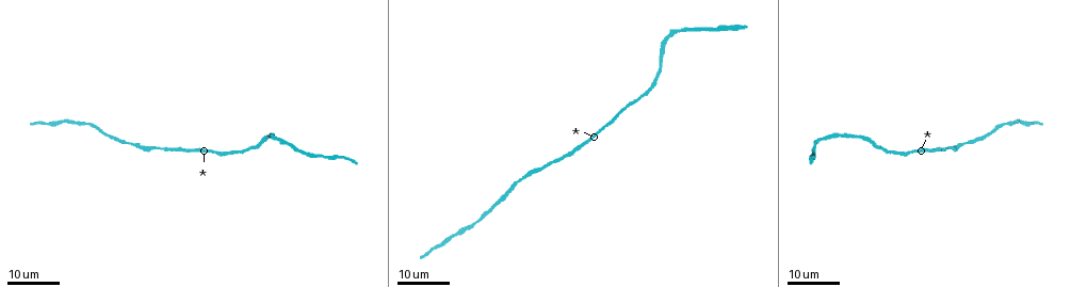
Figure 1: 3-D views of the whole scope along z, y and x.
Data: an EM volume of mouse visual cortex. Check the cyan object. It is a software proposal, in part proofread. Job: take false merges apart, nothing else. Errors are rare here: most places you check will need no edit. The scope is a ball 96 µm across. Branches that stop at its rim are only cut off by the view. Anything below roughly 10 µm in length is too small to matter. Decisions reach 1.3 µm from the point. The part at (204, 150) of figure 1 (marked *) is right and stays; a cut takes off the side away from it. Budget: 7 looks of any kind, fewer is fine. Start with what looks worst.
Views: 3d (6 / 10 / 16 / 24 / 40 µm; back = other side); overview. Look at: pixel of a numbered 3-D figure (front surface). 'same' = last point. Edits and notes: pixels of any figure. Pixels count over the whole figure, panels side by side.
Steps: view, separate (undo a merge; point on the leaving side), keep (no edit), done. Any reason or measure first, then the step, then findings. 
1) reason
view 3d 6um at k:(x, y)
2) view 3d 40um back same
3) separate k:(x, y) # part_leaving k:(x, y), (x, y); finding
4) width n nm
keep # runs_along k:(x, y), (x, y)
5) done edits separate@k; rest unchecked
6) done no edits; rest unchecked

thin neck
view 3d 24um at 1:(73, 123)

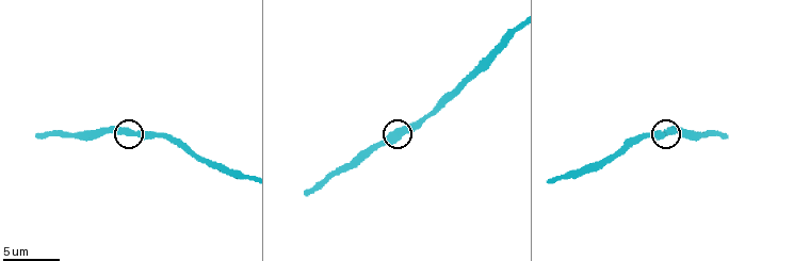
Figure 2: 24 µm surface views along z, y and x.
closer look
view 3d 6um at 2:(127, 134)

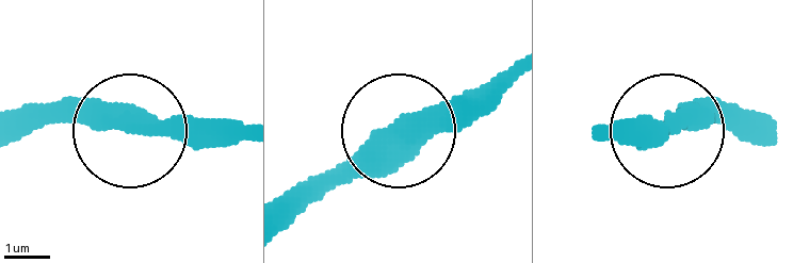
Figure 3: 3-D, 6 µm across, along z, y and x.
keep # runs_along 3:(513, 65), (353, 157), (288, 222); all the same neuron

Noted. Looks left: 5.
a narrow waist
view 3d 24um at 1:(304, 150)

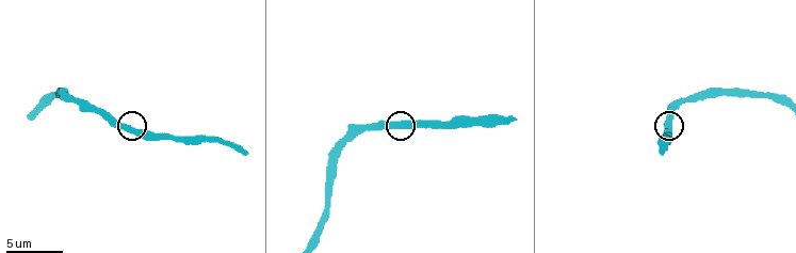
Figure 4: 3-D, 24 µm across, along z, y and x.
view 3d 10um at 4:(400, 126)

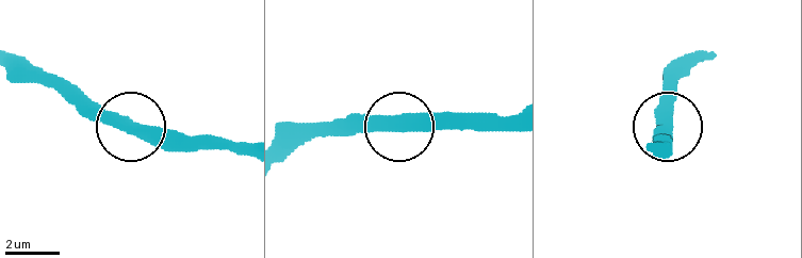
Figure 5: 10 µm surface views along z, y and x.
keep # all the same neuron

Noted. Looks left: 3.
thick turns thin
view 3d 10um at 2:(511, 34)

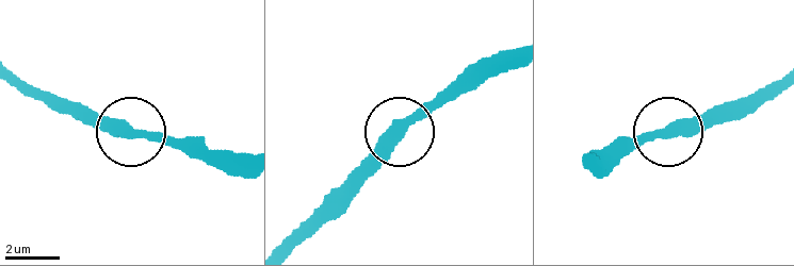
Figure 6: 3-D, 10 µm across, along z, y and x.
view 3d 10um back at 6:(127, 132)

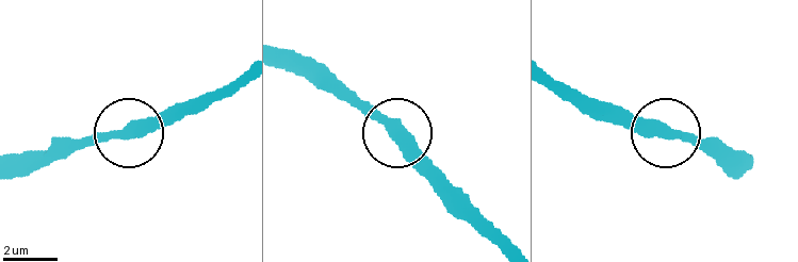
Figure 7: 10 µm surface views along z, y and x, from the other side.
keep # runs_along 7:(16, 162), (172, 126); continuous, no second neuron

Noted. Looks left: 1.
done no edits; rest unchecked

